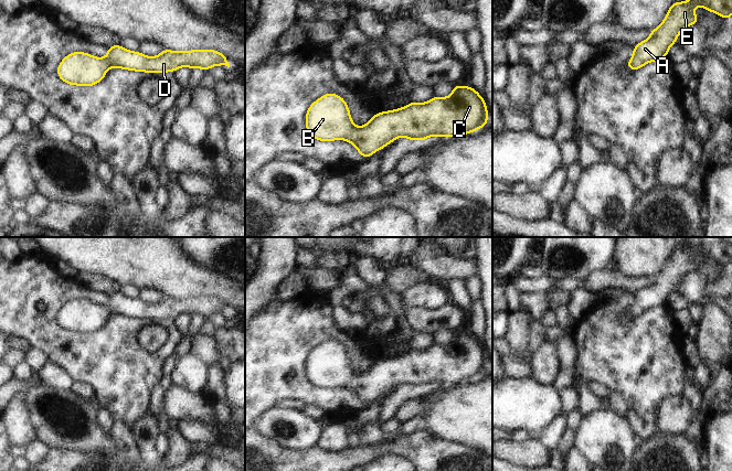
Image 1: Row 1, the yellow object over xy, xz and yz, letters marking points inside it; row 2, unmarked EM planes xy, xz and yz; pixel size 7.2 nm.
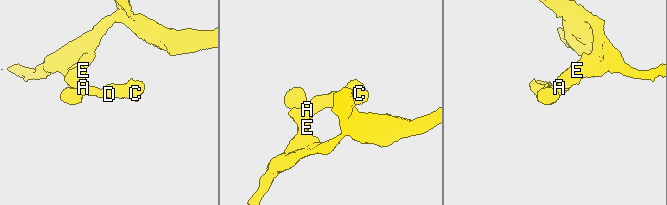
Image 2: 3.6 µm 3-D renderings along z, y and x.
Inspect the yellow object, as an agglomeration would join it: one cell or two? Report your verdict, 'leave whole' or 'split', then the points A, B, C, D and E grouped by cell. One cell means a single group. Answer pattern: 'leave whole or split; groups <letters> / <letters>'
leave whole; groups A B C D E

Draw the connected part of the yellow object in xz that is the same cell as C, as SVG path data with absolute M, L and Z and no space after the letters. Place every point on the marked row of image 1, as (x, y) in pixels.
M454 85L453 93L446 98L434 96L427 103L410 103L400 109L380 111L362 127L353 125L343 98L336 94L326 94L310 105L306 115L306 128L311 137L320 141L347 140L362 157L369 158L399 137L410 140L425 140L429 136L457 137L486 126L488 117L486 103L473 87Z

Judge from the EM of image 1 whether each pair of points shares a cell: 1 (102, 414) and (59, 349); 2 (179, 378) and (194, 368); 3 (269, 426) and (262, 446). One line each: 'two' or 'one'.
1: two
2: one
3: two

